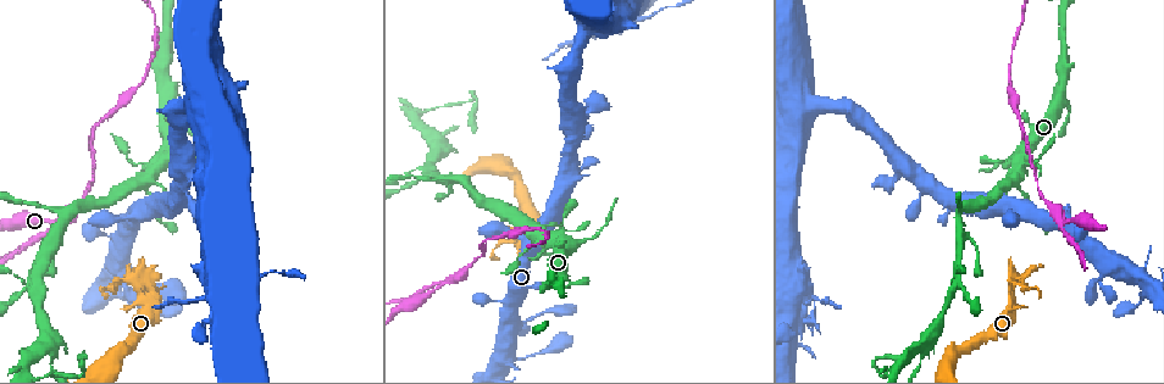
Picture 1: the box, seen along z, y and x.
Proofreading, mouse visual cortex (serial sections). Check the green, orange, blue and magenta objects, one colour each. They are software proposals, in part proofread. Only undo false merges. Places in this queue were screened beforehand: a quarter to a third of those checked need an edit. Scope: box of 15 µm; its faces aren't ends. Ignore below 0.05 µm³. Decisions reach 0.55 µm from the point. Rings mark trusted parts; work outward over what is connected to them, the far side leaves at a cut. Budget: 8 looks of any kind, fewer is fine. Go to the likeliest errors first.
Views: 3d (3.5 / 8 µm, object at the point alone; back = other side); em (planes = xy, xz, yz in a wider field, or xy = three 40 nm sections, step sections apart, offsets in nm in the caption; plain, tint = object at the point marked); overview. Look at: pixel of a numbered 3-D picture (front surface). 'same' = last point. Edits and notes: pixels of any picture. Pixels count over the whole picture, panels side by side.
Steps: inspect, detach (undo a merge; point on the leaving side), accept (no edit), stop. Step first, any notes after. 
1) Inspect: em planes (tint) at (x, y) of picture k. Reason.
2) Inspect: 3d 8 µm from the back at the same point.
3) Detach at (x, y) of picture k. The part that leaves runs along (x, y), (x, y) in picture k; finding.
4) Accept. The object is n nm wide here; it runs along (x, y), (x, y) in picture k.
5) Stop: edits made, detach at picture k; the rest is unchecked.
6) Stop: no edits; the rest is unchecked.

Inspect: 3d 3.5 µm at (53, 220) of picture 1. Thin neck.

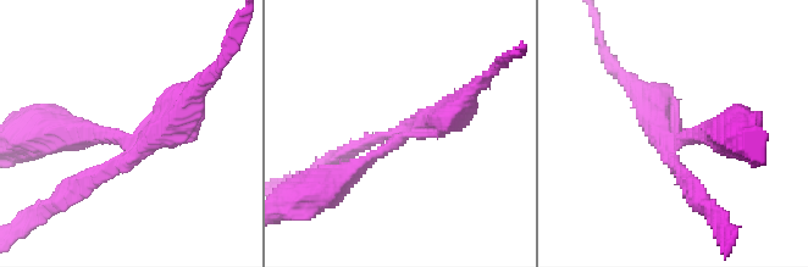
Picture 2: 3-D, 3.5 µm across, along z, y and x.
Inspect: em xy step 2 (tint) at (410, 130) of picture 2. 3 arms meet here; the arms are 200, 250, 400 nm wide; need the tissue.

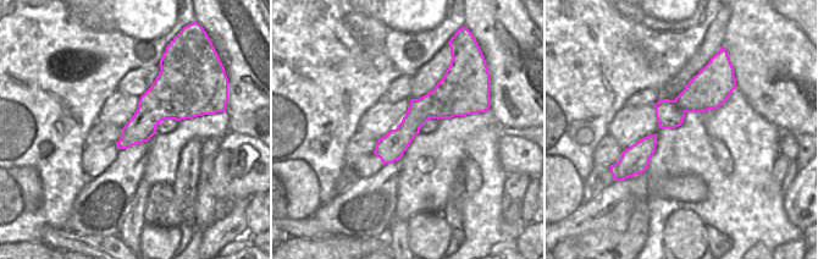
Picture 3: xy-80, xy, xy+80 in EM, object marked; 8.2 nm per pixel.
Detach at (169, 129) of picture 2. The object is 240 nm wide here; a border runs along (674, 100), (674, 104), (684, 113) in picture 3; a second cell is stuck on.

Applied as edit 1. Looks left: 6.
Inspect: overview.

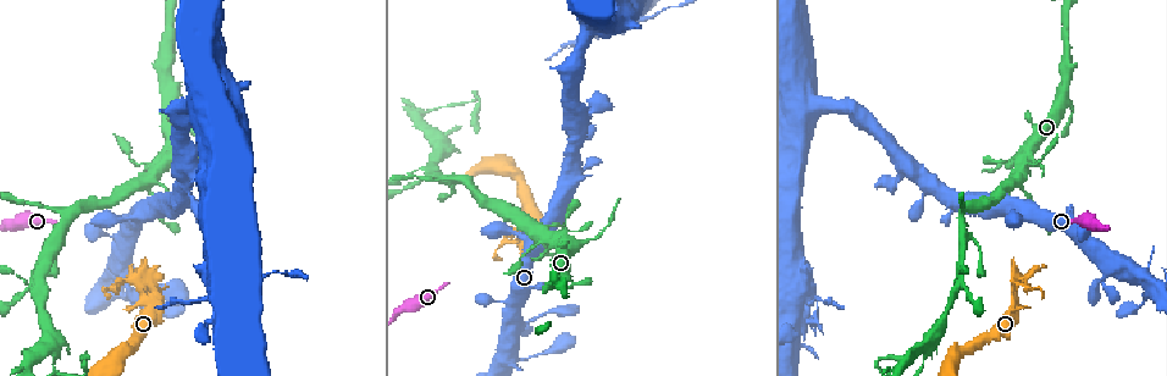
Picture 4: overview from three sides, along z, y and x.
Inspect: 3d 3.5 µm at (1022, 163) of picture 4. Four-way junction.

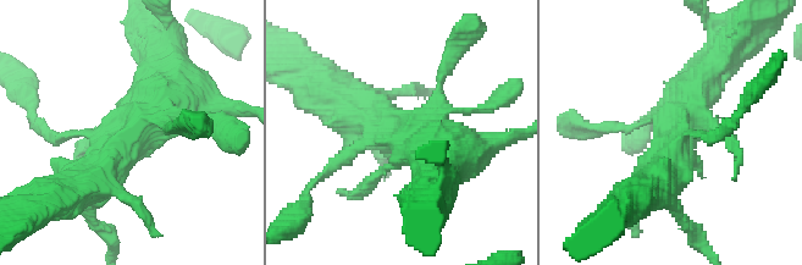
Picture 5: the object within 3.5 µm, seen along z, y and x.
Inspect: em planes (plain) at (677, 133) of picture 5.

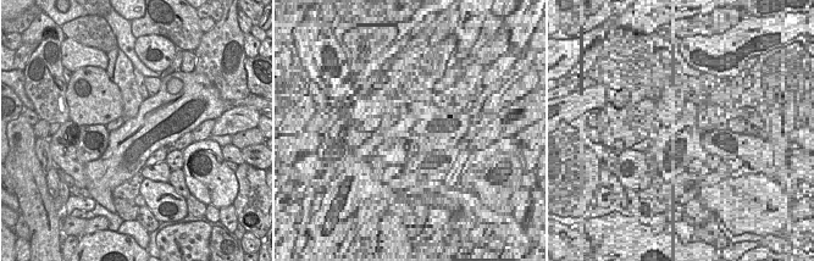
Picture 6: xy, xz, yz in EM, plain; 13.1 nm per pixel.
Inspect: em planes (tint) at the same point.

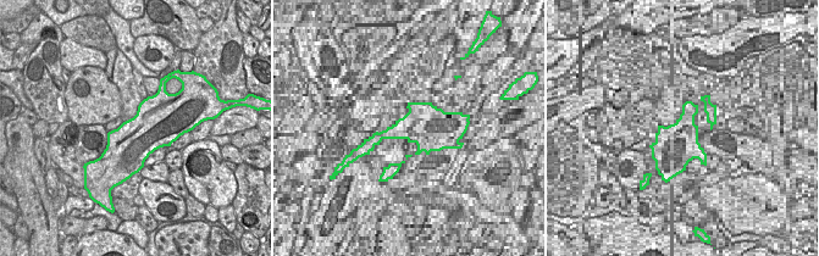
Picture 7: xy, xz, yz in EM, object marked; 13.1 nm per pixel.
Accept. It runs along (172, 61), (184, 95), (94, 174) in picture 5; one cell here.

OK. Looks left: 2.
Inspect: 3d 3.5 µm at (42, 271) of picture 4. A narrow waist.

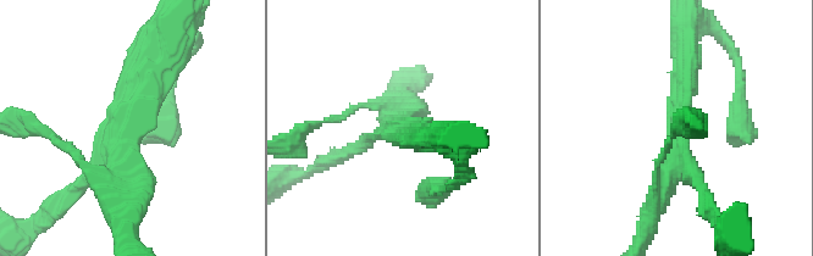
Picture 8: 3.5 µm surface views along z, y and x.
Inspect: em xy step 3 (tint) at (129, 123) of picture 8. 3 arms meet here; the arms are 200, 300, 350 nm wide; shape alone is not enough.

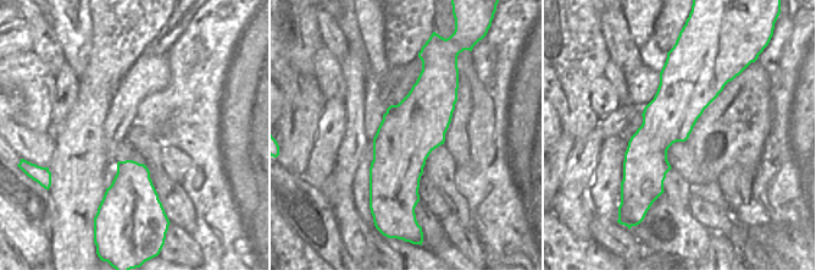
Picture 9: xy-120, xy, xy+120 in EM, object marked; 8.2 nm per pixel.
Accept. It runs along (159, 53), (128, 120), (125, 202) in picture 8; one cell here.

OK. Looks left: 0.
Stop: edits made, detach at picture 2; the rest is unchecked.

